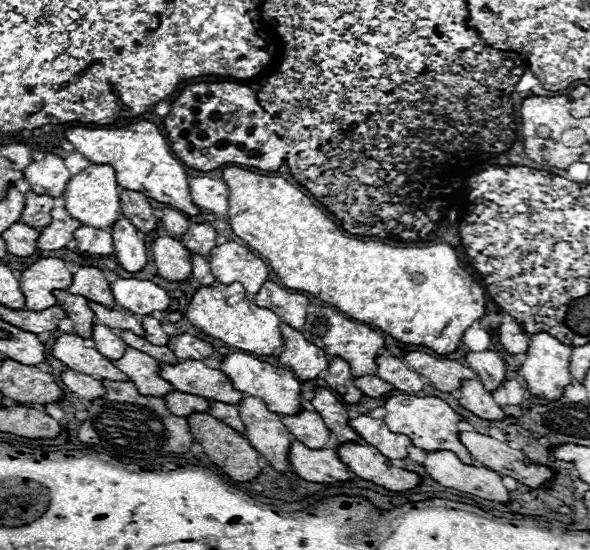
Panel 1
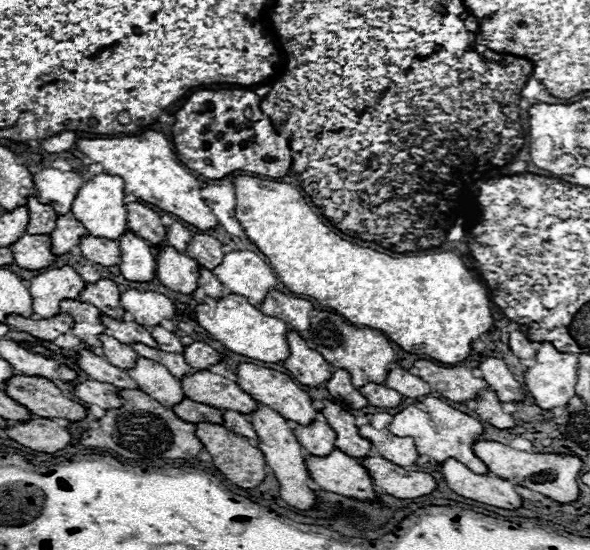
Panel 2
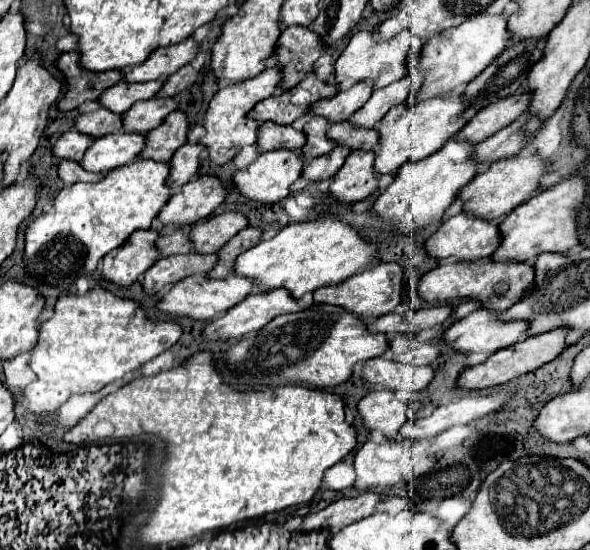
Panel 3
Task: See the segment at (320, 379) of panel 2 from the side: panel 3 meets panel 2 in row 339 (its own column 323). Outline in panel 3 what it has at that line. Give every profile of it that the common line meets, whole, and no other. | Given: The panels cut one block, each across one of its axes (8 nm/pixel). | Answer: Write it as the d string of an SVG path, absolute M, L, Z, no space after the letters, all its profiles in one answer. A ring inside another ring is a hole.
M388 262L388 264L378 264L374 268L362 270L354 276L350 276L348 280L340 282L340 284L332 284L332 286L324 286L318 288L314 292L314 302L324 302L324 304L338 304L348 308L350 312L356 312L360 316L382 316L392 312L400 302L402 302L402 294L404 294L404 266L396 264L396 262Z

